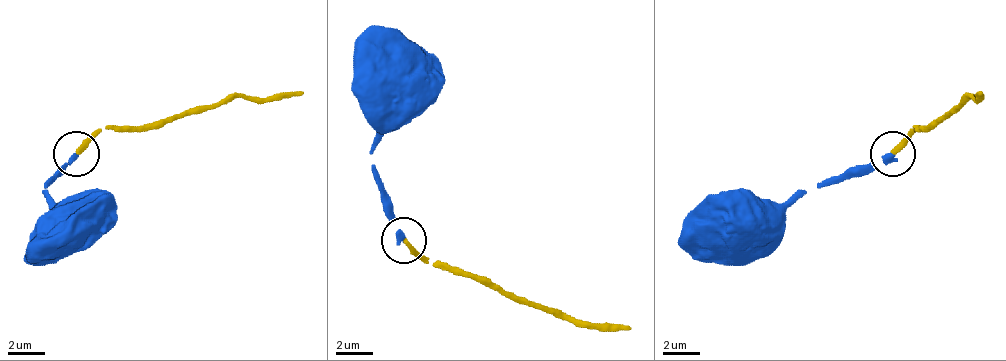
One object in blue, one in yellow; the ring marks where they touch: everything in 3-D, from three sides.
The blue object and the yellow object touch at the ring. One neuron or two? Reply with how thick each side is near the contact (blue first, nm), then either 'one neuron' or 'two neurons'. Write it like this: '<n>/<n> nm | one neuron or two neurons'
320/280 nm | one neuron

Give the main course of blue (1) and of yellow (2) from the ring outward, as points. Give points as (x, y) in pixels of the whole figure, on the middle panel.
1: (405, 241), (391, 223), (391, 196), (373, 146), (377, 96), (391, 82)
2: (405, 241), (432, 264), (477, 273), (586, 323), (632, 327)

